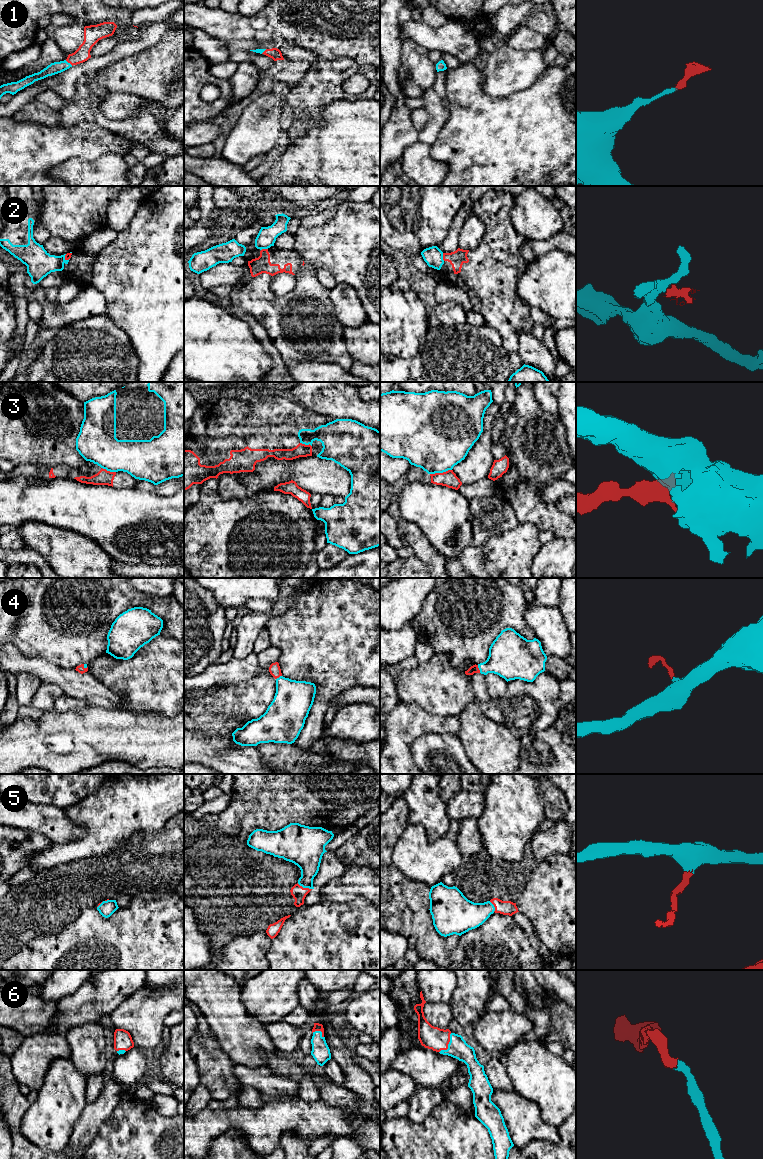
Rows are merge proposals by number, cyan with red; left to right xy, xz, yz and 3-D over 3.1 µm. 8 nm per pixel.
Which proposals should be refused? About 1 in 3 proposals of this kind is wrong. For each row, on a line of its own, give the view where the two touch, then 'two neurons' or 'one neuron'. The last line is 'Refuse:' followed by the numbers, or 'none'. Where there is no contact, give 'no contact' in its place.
1: contact in xy; one neuron
2: contact in yz; two neurons
3: contact in yz; two neurons
4: contact in yz; one neuron
5: contact in xz; one neuron
6: contact in yz; one neuron
Refuse: 2, 3

